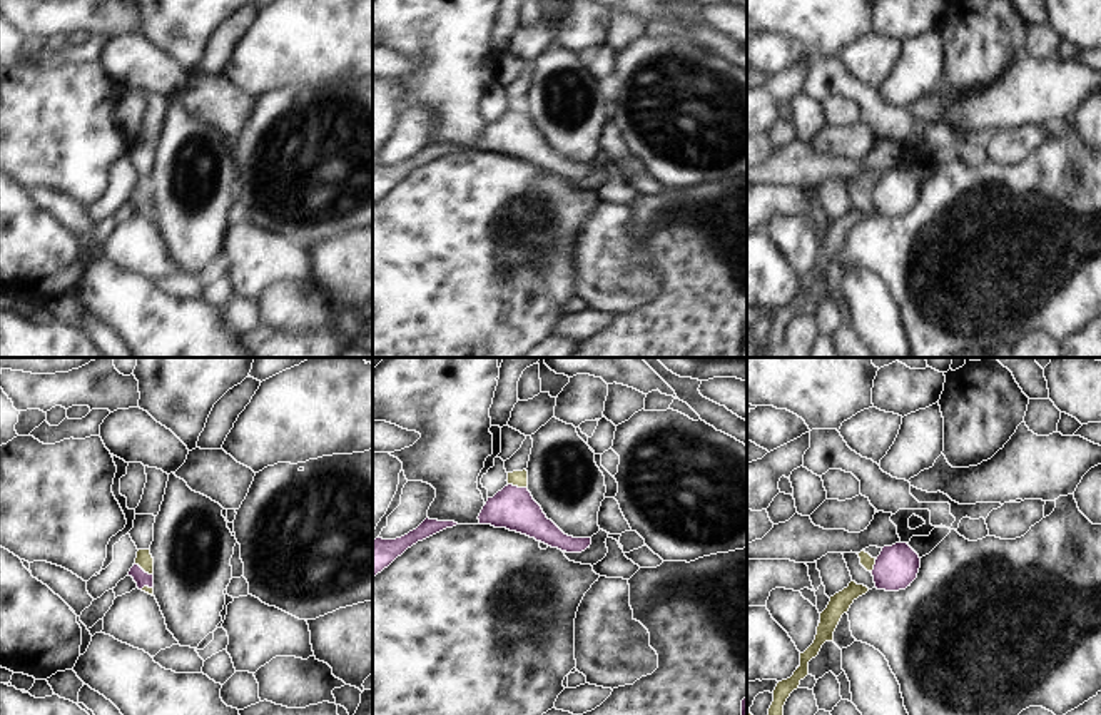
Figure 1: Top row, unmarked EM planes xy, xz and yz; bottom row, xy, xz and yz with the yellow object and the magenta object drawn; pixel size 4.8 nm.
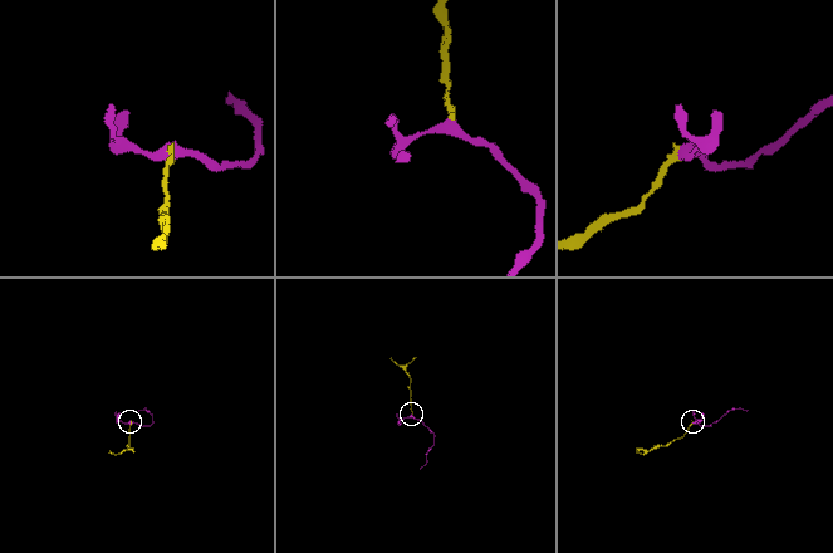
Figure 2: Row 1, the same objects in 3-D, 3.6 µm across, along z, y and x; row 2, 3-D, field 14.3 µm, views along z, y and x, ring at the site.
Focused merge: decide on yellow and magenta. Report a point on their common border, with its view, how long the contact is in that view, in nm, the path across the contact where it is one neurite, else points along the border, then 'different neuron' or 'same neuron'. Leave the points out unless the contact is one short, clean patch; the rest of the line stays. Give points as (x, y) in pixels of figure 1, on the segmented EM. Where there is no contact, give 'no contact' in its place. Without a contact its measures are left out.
contact xz (518, 486); length 100 nm; way xz (517, 478), (518, 486), (513, 508); same neuron

